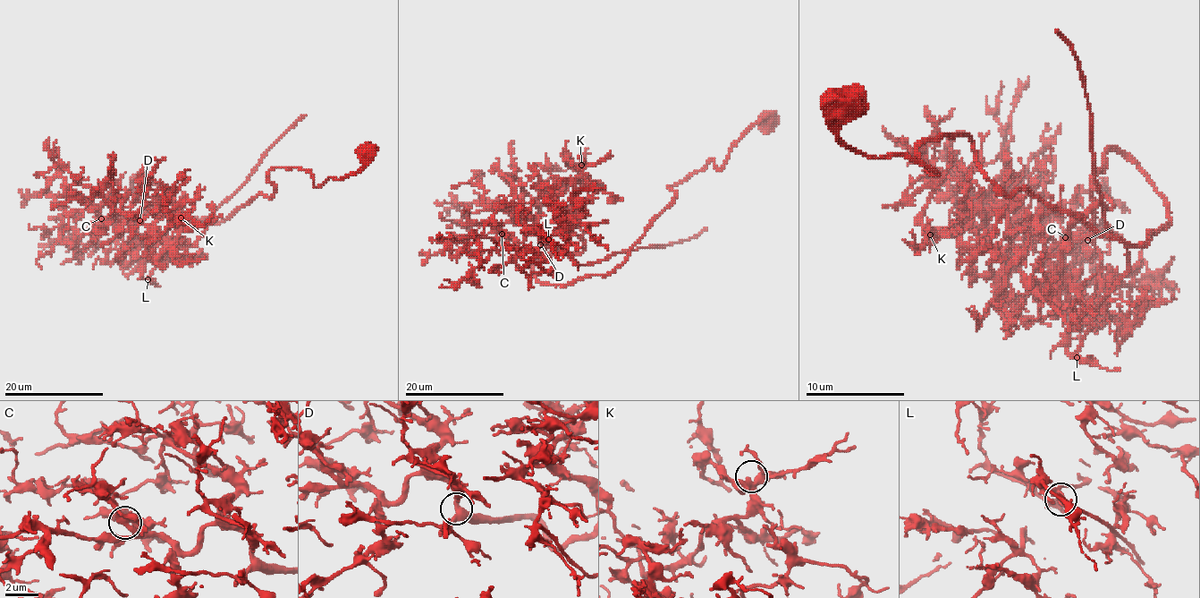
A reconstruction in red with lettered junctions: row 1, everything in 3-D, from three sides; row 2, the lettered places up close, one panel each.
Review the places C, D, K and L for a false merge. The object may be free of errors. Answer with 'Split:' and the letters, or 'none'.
Split: L

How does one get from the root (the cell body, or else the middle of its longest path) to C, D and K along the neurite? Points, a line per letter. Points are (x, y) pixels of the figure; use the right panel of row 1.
C: (840, 98), (849, 146), (937, 173), (917, 149), (967, 136), (1127, 244), (1169, 205), (1110, 150), (1065, 237)
D: (840, 98), (868, 156), (967, 136), (1142, 244), (1169, 205), (1122, 153), (1087, 240)
K: (840, 98), (1127, 244), (1169, 205), (1110, 150), (1055, 254), (1006, 205), (930, 234)

